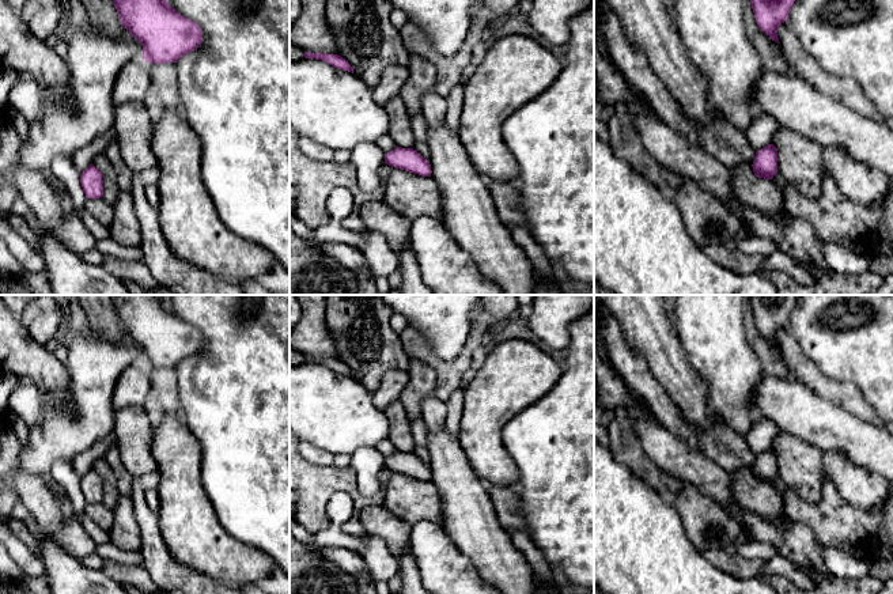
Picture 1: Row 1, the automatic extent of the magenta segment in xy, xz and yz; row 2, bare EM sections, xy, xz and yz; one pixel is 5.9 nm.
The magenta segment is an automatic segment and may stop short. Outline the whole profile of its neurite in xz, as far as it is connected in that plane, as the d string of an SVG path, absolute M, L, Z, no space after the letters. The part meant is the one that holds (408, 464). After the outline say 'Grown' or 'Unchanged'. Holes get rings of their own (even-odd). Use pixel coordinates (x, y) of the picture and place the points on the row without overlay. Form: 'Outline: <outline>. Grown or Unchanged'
Outline: M398 451L385 458L385 468L423 481L431 481L431 469L413 453Z. Unchanged

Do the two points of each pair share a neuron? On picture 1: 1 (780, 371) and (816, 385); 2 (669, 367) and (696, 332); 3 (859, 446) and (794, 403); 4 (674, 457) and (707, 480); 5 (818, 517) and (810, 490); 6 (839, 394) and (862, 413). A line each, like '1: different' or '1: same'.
1: different
2: different
3: same
4: same
5: different
6: same

